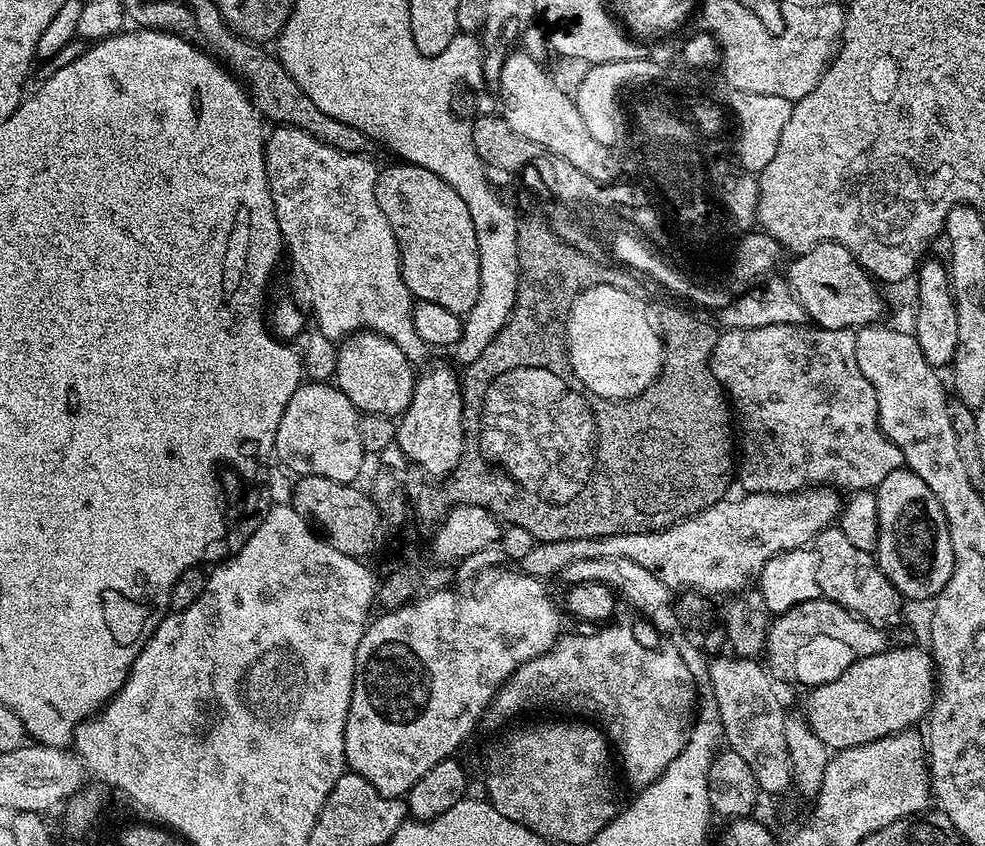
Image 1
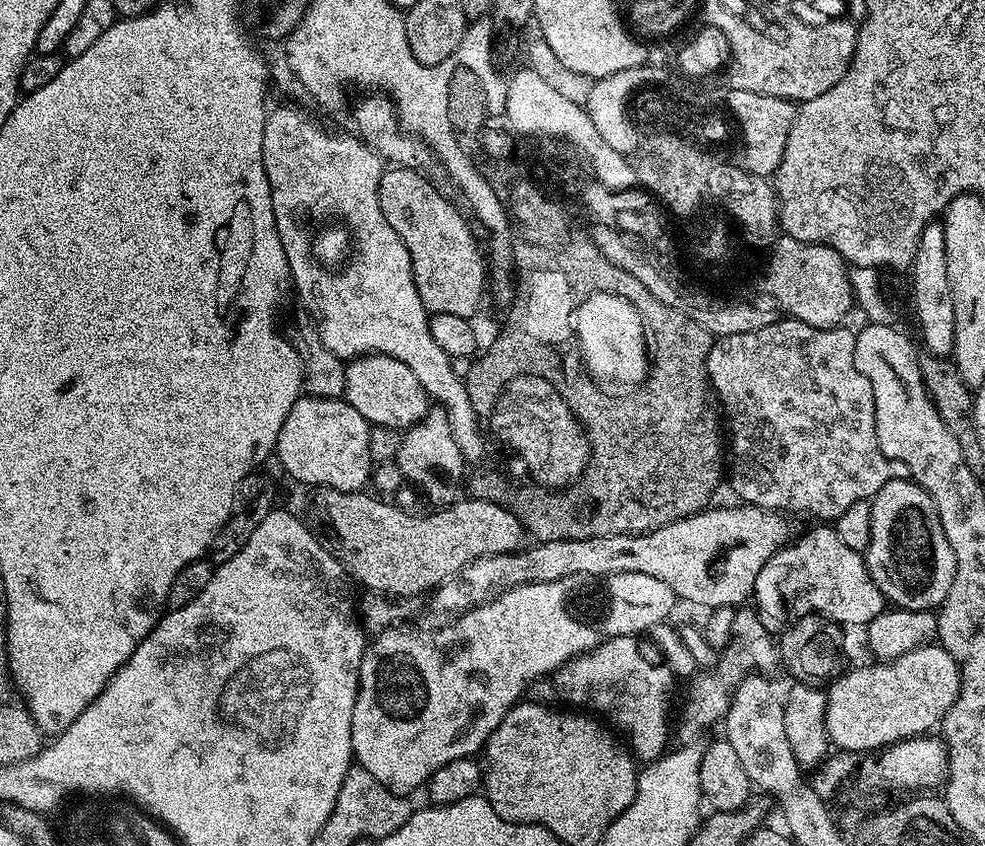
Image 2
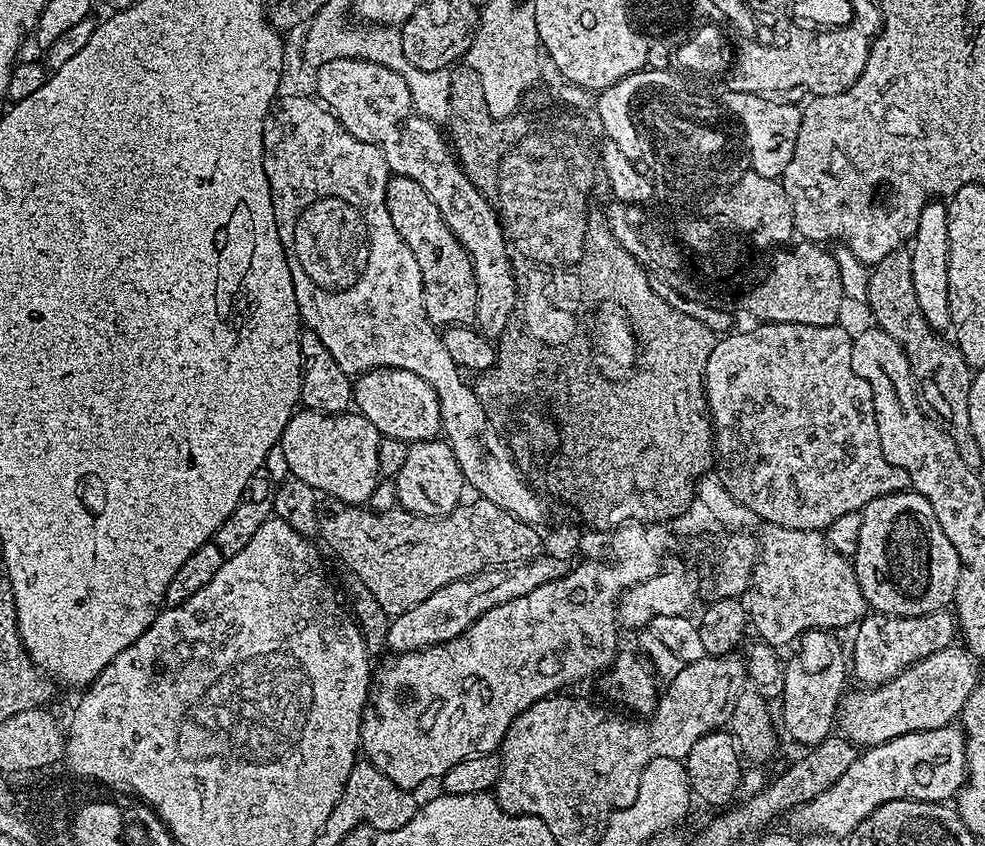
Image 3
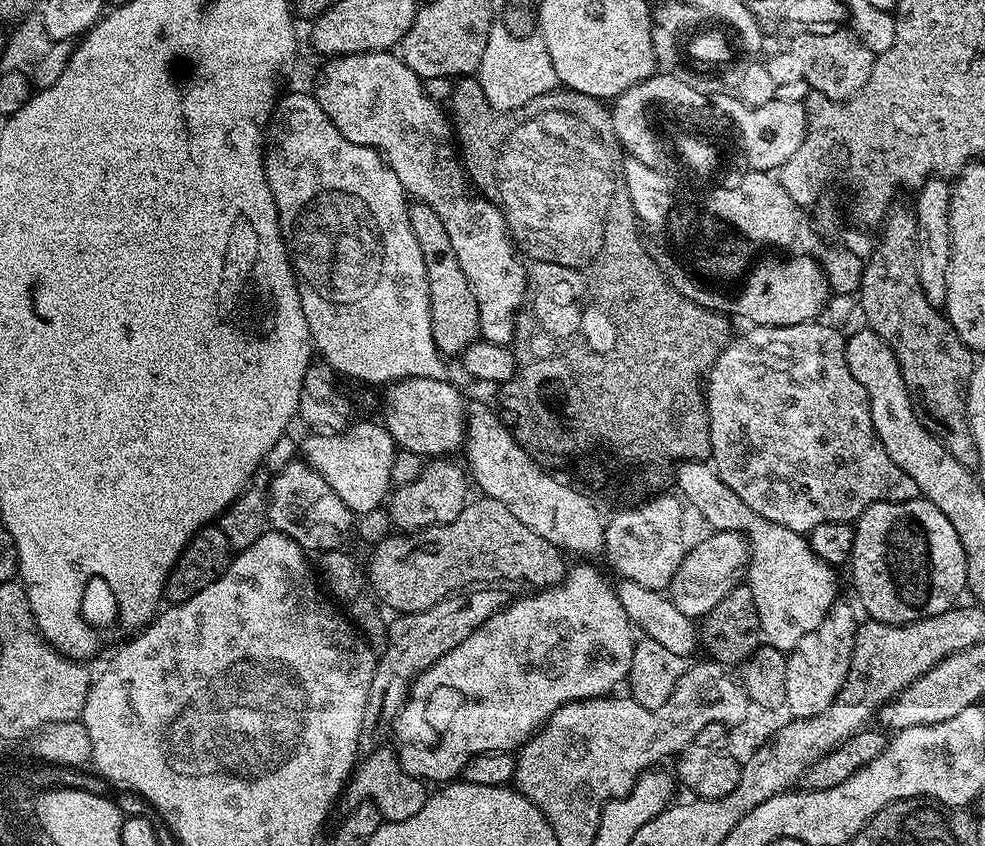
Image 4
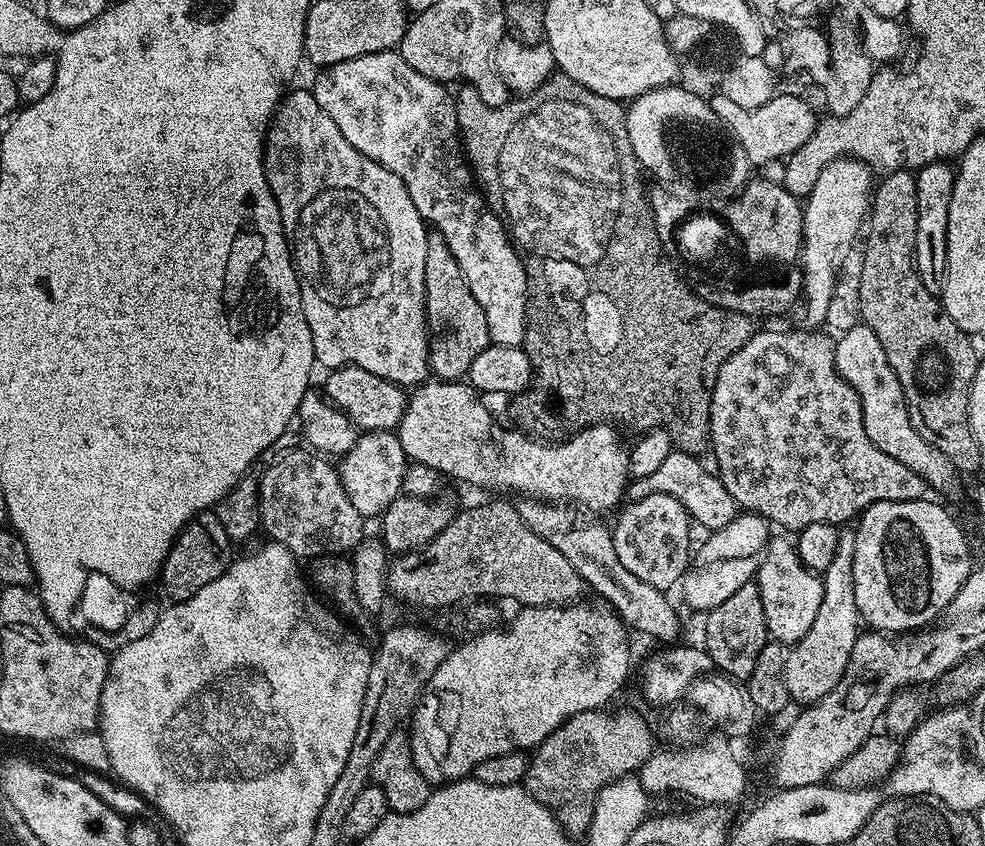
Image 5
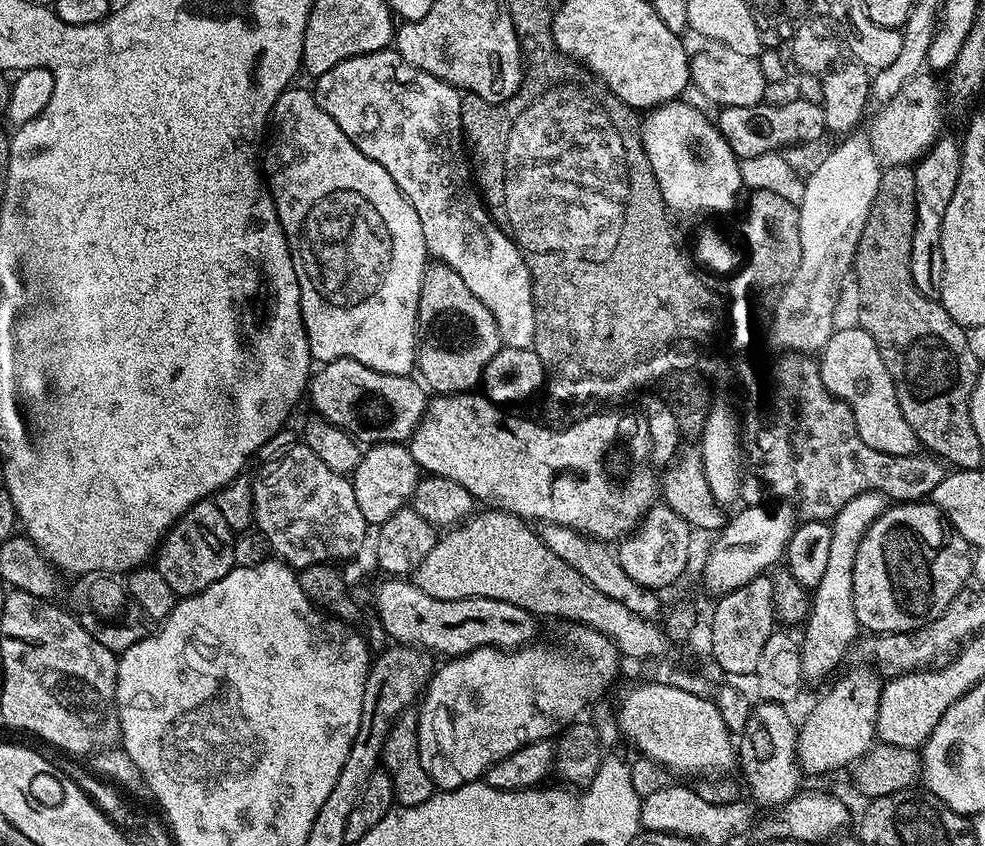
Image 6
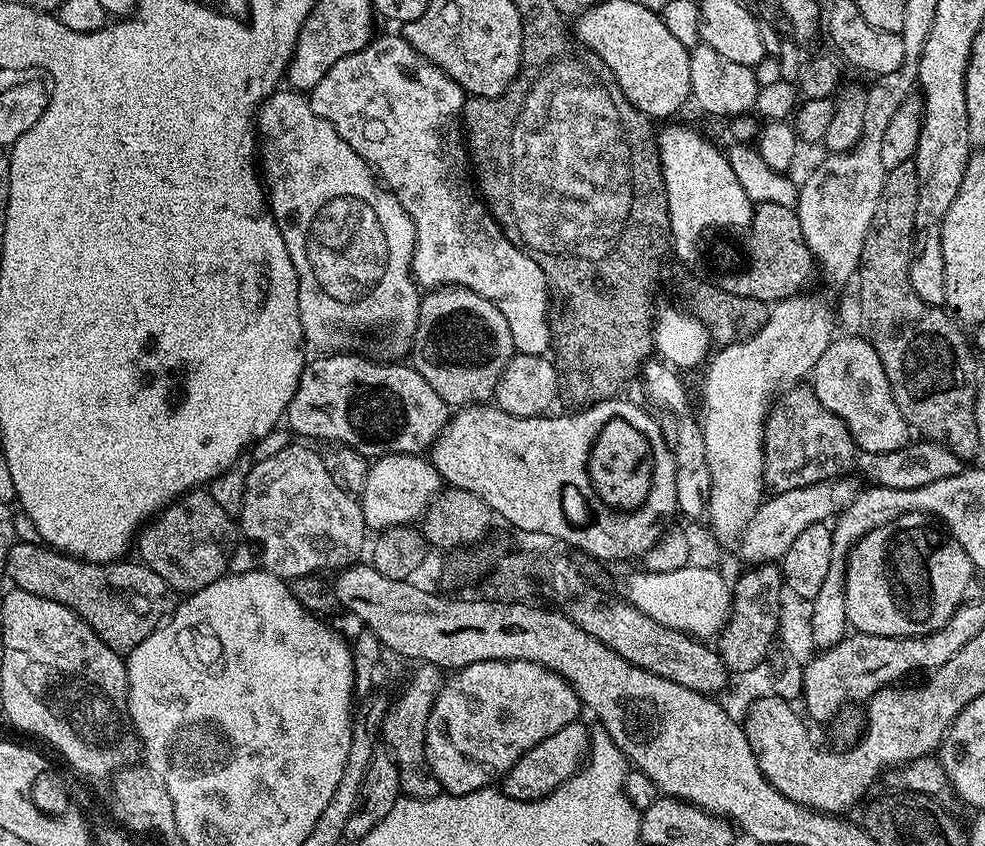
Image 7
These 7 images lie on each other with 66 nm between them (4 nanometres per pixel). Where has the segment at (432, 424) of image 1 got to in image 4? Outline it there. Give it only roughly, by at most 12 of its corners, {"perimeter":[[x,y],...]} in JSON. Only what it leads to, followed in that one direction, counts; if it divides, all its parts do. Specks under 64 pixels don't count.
{"perimeter":[[452,458],[429,459],[387,497],[407,534],[454,522],[470,480]]}

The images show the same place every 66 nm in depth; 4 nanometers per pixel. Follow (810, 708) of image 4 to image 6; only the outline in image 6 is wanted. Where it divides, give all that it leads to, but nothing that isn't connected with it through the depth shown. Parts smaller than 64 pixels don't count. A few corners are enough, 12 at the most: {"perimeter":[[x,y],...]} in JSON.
{"perimeter":[[850,498],[830,521],[822,582],[802,624],[800,672],[826,679],[861,631],[854,558],[889,507]]}

